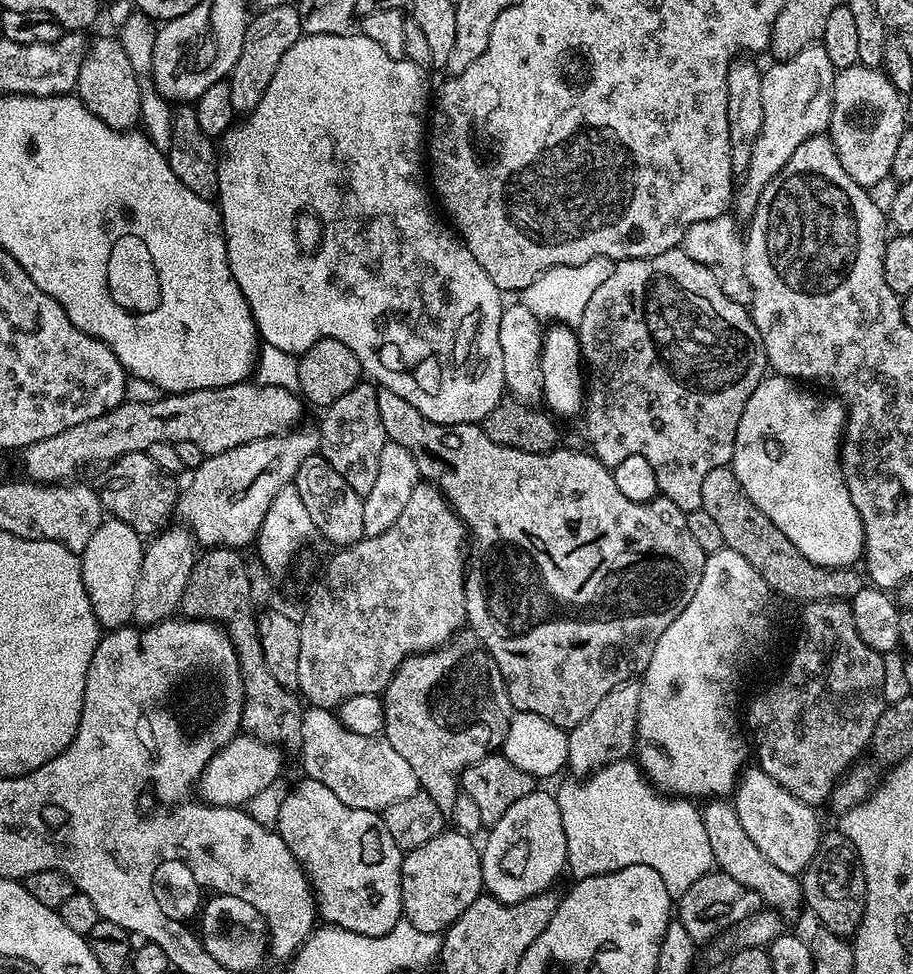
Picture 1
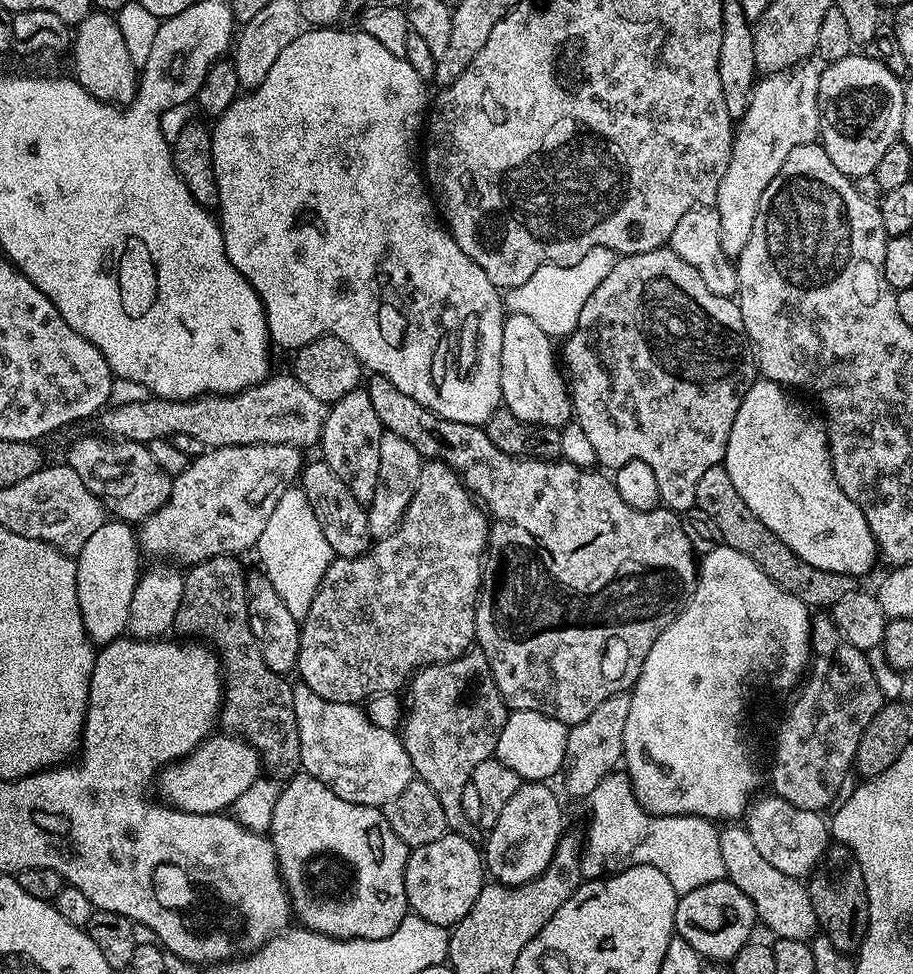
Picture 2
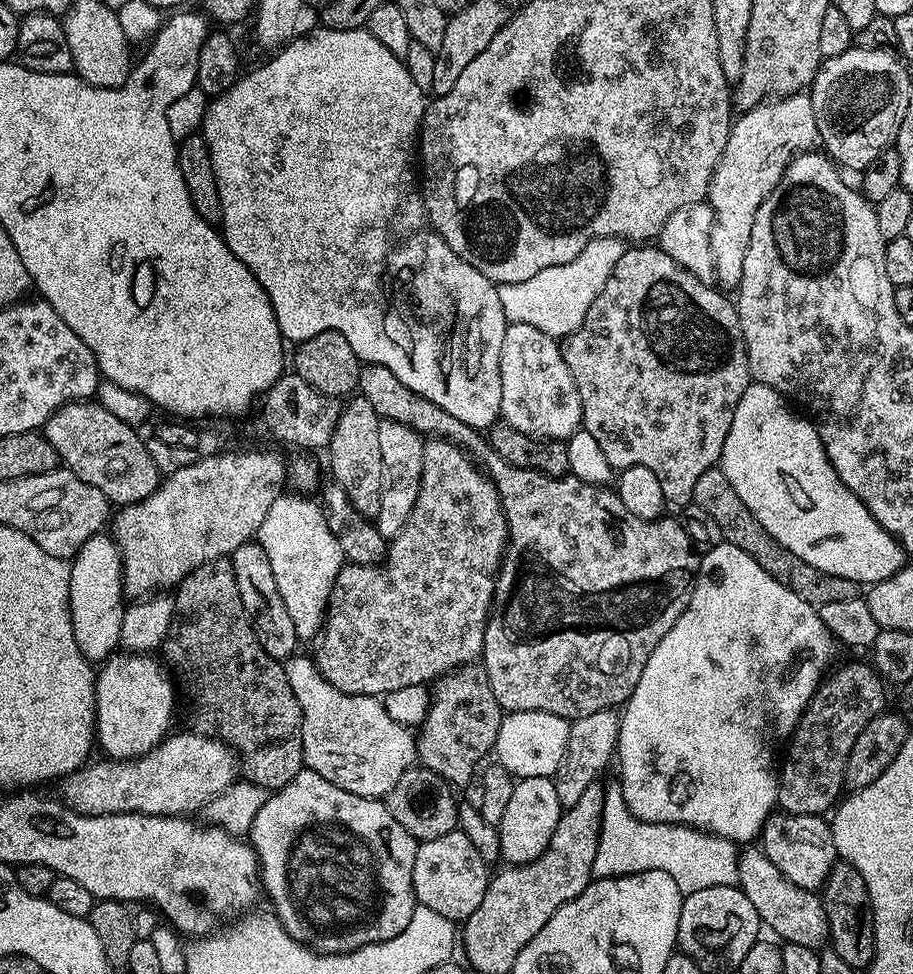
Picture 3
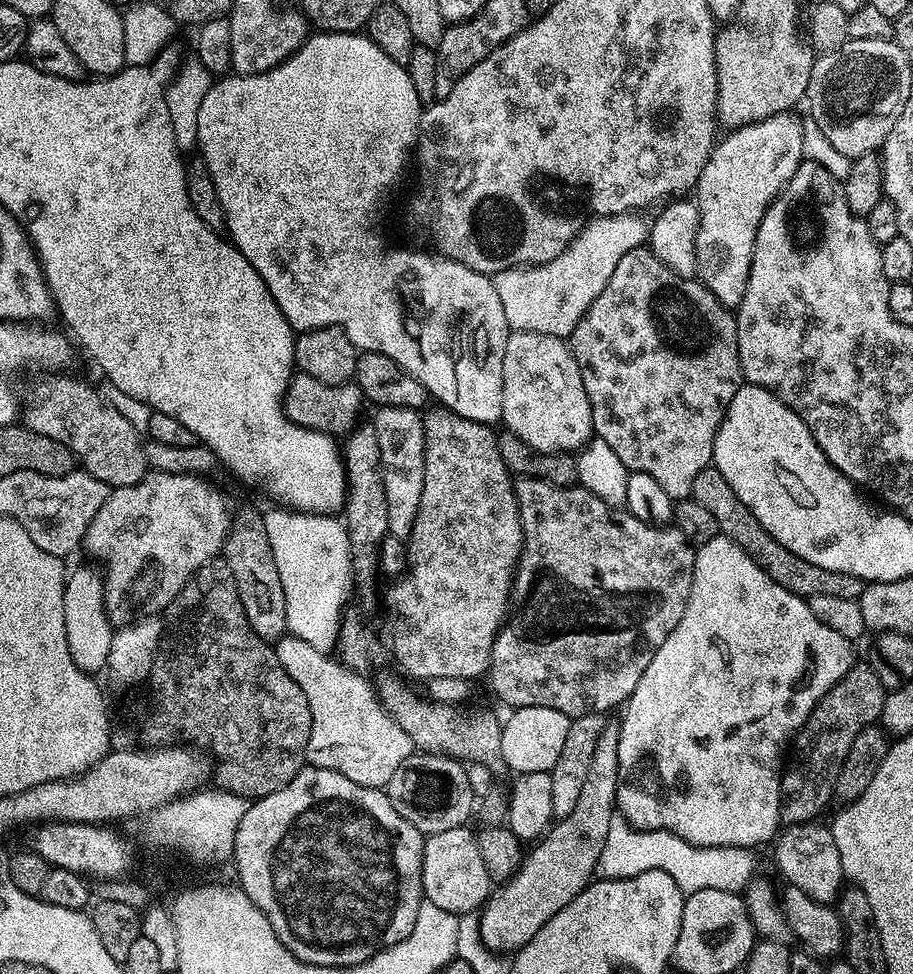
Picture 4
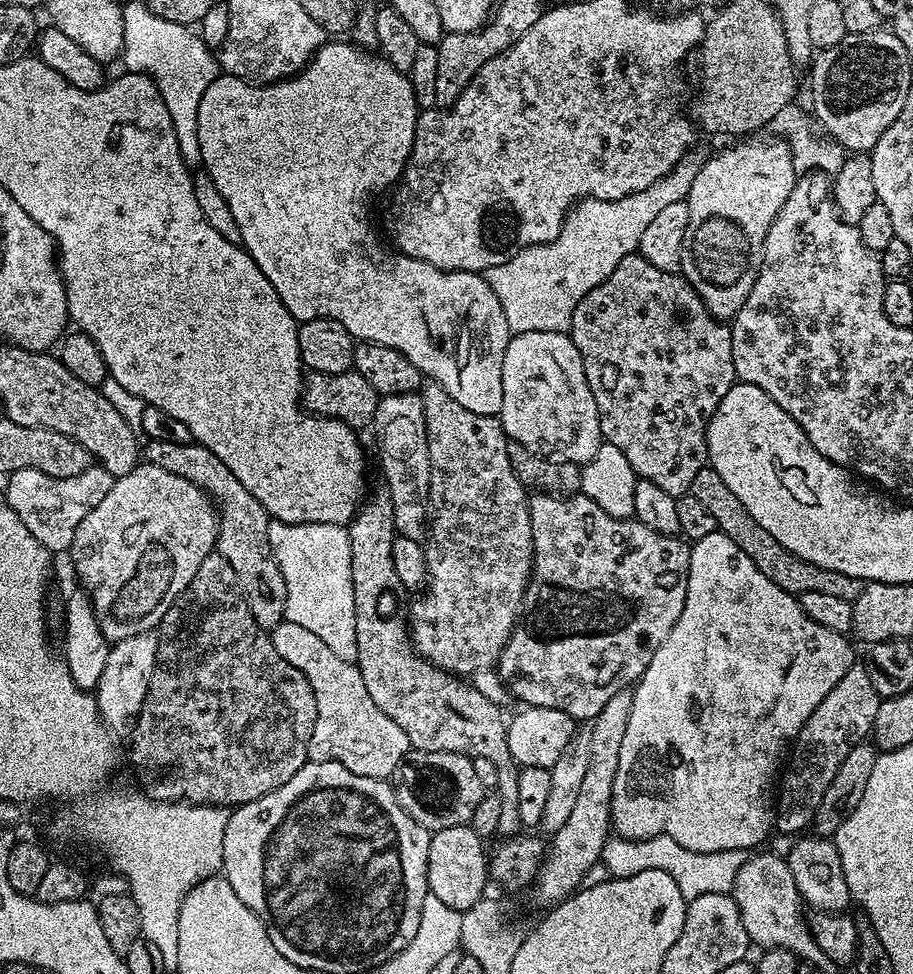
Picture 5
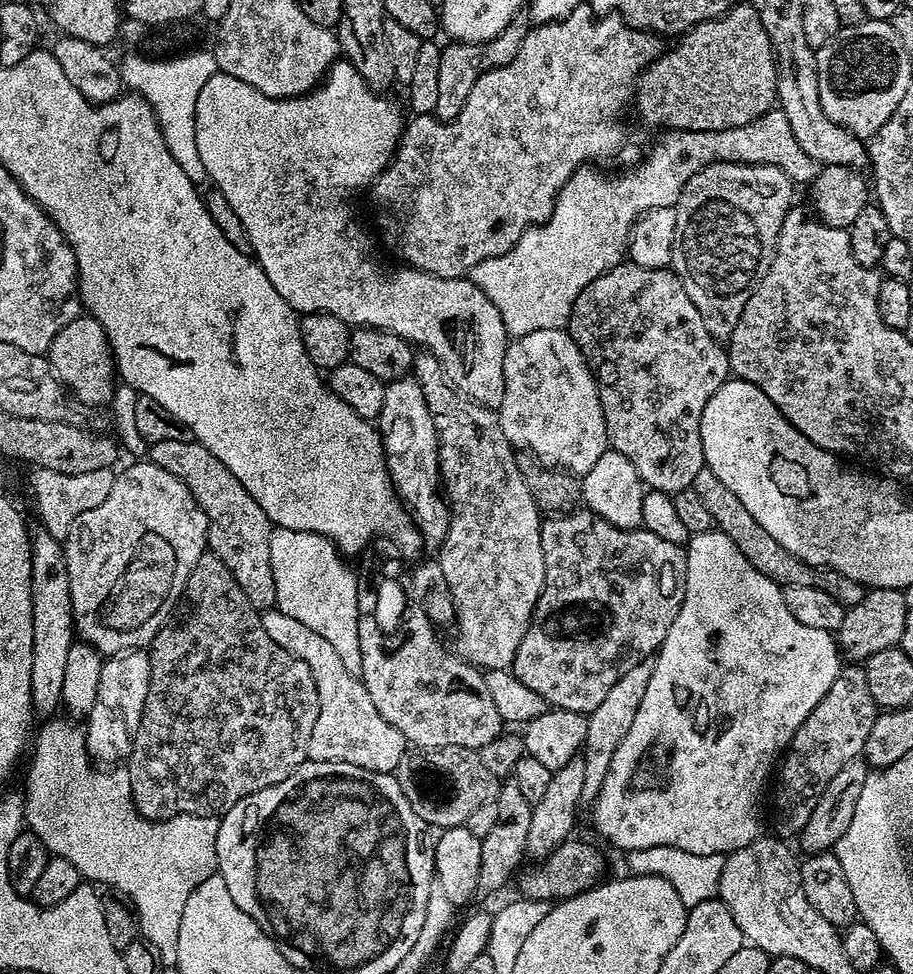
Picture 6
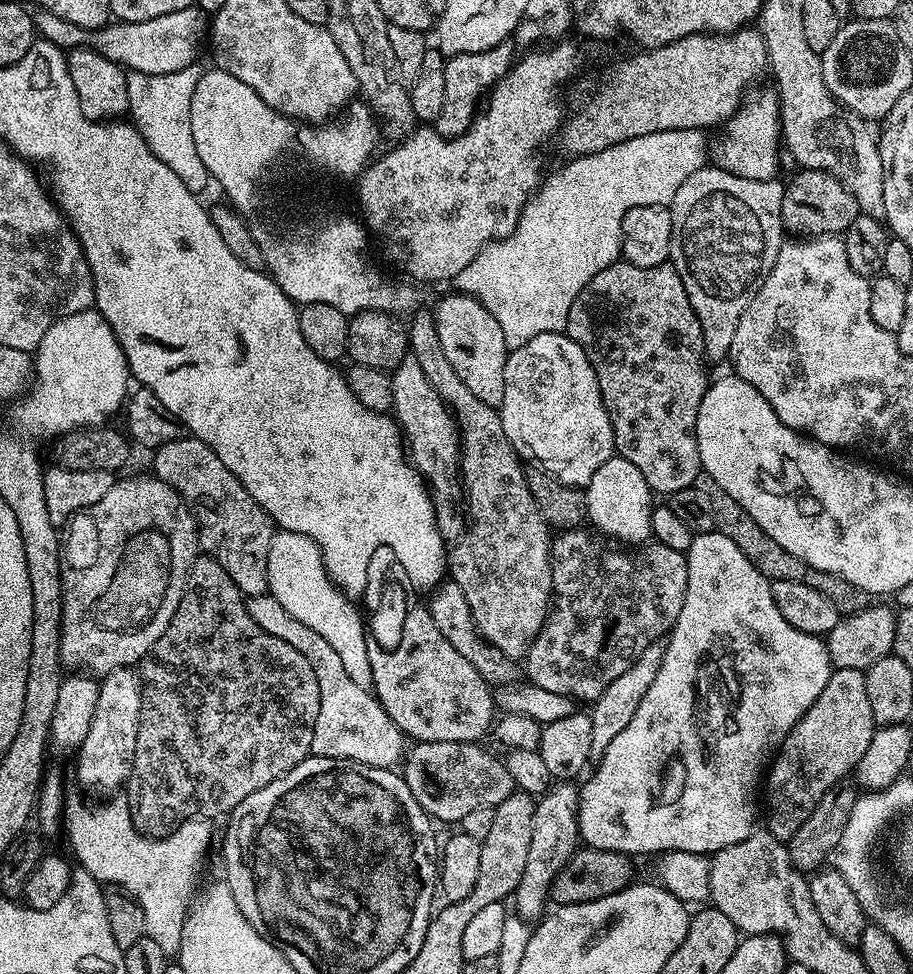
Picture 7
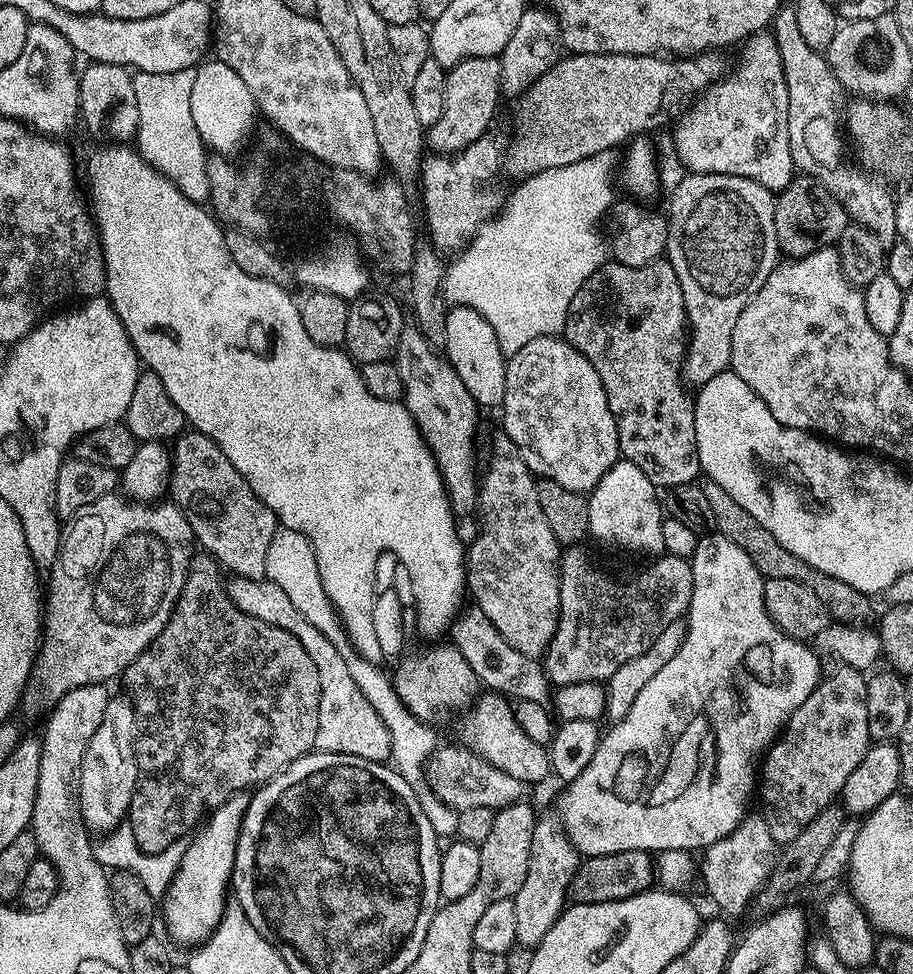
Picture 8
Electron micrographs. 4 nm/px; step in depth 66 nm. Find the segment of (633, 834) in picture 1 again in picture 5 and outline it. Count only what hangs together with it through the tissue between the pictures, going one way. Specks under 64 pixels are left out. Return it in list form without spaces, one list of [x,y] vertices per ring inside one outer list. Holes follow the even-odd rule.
[[[613,835],[606,842],[600,859],[609,877],[621,880],[634,874],[642,874],[642,870],[663,870],[674,878],[678,890],[682,890],[685,902],[694,898],[702,898],[702,894],[731,893],[736,872],[744,865],[745,853],[739,852],[739,847],[726,846],[717,852],[699,852],[686,850],[686,846],[678,846],[674,838],[655,836],[645,840],[623,840],[621,836]]]

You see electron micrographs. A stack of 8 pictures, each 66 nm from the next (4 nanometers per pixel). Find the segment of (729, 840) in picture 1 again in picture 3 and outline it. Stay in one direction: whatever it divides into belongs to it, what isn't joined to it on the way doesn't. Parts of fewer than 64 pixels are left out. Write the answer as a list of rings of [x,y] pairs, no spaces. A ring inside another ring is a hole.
[[[748,846],[748,848],[739,853],[738,878],[739,887],[750,898],[750,903],[754,910],[758,910],[761,925],[773,932],[773,937],[779,938],[784,944],[793,943],[799,946],[810,947],[820,950],[829,943],[829,932],[827,924],[826,910],[824,909],[821,897],[816,892],[806,890],[802,886],[794,886],[770,862],[768,855],[759,847]],[[776,935],[776,936],[775,936]]]

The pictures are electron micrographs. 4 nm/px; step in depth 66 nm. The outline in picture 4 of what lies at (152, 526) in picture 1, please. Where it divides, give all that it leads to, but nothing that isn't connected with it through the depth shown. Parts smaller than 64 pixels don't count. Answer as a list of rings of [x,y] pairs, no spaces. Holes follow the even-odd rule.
[[[72,374],[53,375],[56,376],[53,380],[44,380],[37,386],[32,405],[23,409],[23,427],[46,434],[46,438],[54,438],[54,442],[62,442],[62,446],[72,451],[79,467],[107,484],[109,489],[134,486],[150,471],[141,433],[104,400],[99,387],[91,388],[86,381],[68,375]]]

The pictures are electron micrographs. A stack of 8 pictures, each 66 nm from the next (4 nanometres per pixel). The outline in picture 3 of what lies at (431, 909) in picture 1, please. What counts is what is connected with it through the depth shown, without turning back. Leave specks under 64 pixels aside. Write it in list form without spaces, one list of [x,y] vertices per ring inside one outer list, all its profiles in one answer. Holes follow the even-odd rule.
[[[459,830],[443,834],[440,838],[419,841],[414,854],[414,894],[417,904],[428,907],[442,918],[463,922],[478,910],[486,895],[490,879],[490,865],[479,856],[470,838]]]

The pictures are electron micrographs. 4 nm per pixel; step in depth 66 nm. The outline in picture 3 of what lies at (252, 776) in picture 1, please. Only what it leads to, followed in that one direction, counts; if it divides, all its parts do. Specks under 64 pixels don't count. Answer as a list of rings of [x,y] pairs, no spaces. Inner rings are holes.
[[[178,732],[169,735],[153,752],[135,760],[100,758],[97,764],[76,769],[59,781],[59,799],[67,808],[87,816],[119,812],[140,812],[143,816],[199,813],[215,796],[237,783],[238,756],[215,735]]]

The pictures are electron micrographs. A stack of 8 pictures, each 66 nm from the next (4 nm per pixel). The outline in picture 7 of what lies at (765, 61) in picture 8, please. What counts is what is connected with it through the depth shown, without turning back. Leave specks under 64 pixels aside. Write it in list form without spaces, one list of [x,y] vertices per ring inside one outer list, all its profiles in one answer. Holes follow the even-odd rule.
[[[775,91],[749,95],[739,110],[722,125],[724,133],[714,144],[715,167],[724,168],[730,174],[755,180],[777,179],[782,154],[782,129],[780,127],[780,98]]]

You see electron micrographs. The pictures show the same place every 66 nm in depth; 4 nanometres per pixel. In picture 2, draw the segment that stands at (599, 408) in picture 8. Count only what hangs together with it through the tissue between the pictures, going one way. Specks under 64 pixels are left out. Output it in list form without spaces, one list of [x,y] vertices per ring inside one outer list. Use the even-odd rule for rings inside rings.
[[[526,314],[505,315],[502,326],[502,394],[503,407],[527,424],[557,430],[573,419],[569,385],[558,363],[558,352],[552,349],[553,337],[547,336]]]

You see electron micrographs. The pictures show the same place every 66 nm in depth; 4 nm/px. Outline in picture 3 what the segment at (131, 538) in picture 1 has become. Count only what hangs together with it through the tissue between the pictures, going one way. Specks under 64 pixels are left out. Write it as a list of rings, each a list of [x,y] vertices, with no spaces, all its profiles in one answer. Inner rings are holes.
[[[97,534],[78,549],[70,563],[70,622],[74,626],[74,642],[78,642],[78,650],[82,650],[87,660],[103,662],[120,648],[126,607],[120,547],[111,535]]]

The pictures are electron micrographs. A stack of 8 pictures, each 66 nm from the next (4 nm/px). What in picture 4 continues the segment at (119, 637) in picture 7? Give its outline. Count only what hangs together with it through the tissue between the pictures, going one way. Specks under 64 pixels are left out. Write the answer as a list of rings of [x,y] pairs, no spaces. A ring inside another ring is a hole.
[[[149,471],[134,486],[111,489],[94,522],[84,535],[83,547],[96,560],[104,563],[104,597],[106,612],[114,626],[132,624],[143,616],[163,613],[172,599],[186,586],[186,582],[208,560],[223,553],[224,540],[234,520],[228,517],[228,504],[216,488],[207,484],[204,476],[183,476],[169,472]]]

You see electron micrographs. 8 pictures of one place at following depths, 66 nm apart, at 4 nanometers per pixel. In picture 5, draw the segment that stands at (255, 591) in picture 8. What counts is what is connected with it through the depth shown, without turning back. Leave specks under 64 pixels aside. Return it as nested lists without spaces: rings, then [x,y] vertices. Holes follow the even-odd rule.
[[[283,619],[278,626],[270,629],[270,635],[274,642],[274,650],[278,650],[278,654],[282,654],[286,662],[290,662],[290,666],[302,670],[302,674],[306,674],[306,682],[310,682],[314,690],[316,721],[308,747],[309,761],[338,762],[346,766],[346,770],[354,770],[354,774],[362,774],[366,778],[382,780],[391,777],[408,755],[410,745],[406,734],[402,734],[402,726],[386,718],[386,714],[382,714],[382,710],[374,706],[374,698],[370,698],[370,693],[366,691],[366,682],[362,682],[362,674],[355,663],[338,658],[338,654],[334,654],[334,650],[330,650],[330,646],[326,646],[322,638],[318,638],[311,630],[306,630],[306,626],[298,626],[298,622]]]

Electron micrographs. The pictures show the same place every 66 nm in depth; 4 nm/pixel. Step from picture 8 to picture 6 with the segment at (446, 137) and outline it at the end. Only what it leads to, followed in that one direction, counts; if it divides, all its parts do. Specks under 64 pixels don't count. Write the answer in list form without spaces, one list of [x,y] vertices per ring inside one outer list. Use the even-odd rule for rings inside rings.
[[[518,14],[510,22],[510,26],[502,30],[502,34],[481,44],[448,42],[447,45],[445,43],[440,49],[440,61],[438,62],[438,106],[434,113],[436,119],[453,120],[462,110],[462,106],[466,106],[466,98],[470,90],[474,90],[474,82],[478,82],[480,75],[489,72],[491,68],[510,62],[510,58],[514,58],[514,54],[522,50],[522,42],[528,31],[530,31],[530,21],[527,15]]]

